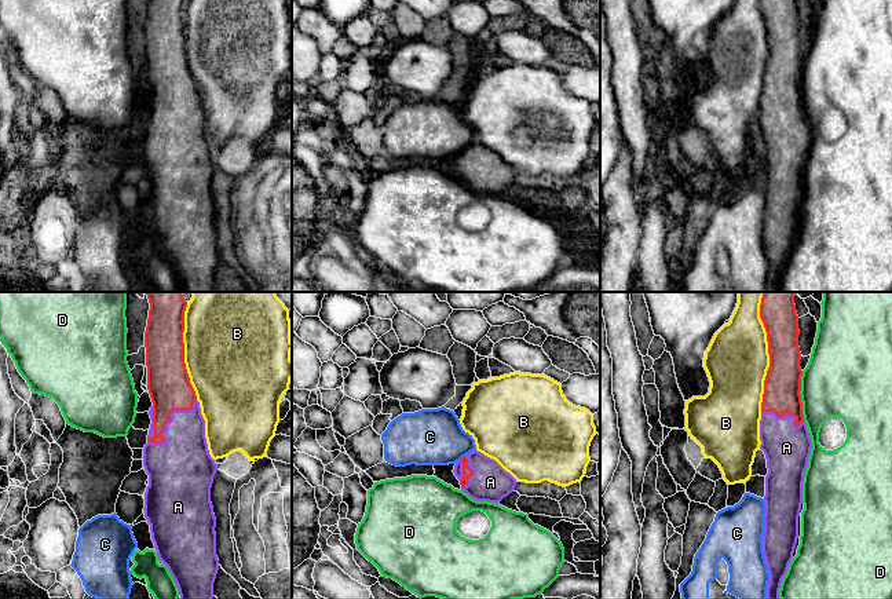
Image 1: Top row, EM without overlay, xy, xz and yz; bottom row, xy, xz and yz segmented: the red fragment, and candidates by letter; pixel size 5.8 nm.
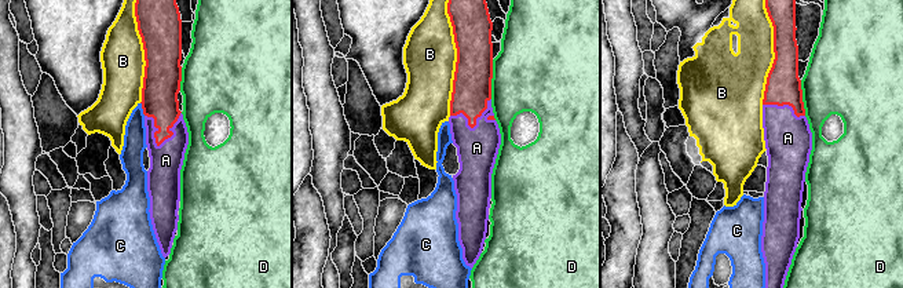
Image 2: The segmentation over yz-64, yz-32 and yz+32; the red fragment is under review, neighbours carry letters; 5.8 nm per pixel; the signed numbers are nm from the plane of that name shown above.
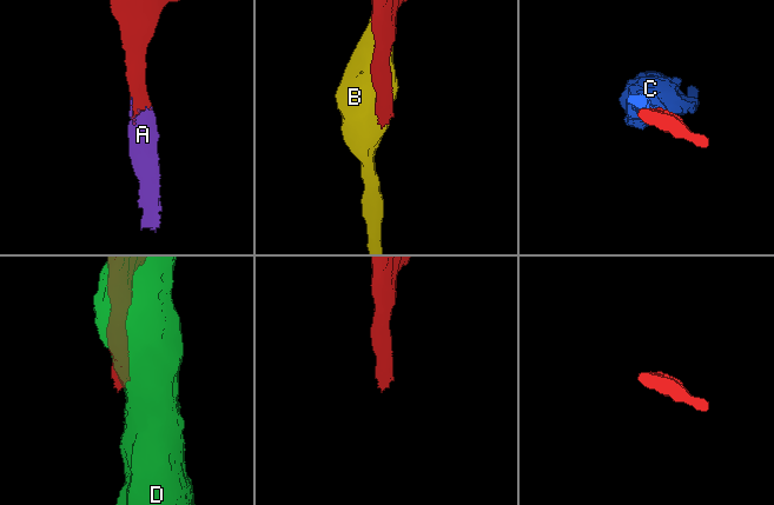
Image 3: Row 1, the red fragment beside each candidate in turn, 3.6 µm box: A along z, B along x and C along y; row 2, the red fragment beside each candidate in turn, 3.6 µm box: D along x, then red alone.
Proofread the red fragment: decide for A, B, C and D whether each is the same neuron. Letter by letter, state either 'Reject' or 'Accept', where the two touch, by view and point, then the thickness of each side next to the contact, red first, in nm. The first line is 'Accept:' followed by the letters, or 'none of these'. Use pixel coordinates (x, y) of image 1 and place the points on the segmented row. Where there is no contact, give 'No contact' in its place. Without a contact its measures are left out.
Accept: A
A: Accept. Touches red at xy (170, 419). Thickness 260 nm (red) against 300 nm
B: Reject. Touches red at yz (768, 351). Thickness 220 nm (red) against 380 nm
C: Reject. Touches red at xz (463, 457). Thickness 60 nm (red) against 340 nm
D: Reject. Touches red at yz (800, 395). Thickness 220 nm (red) against 420 nm

